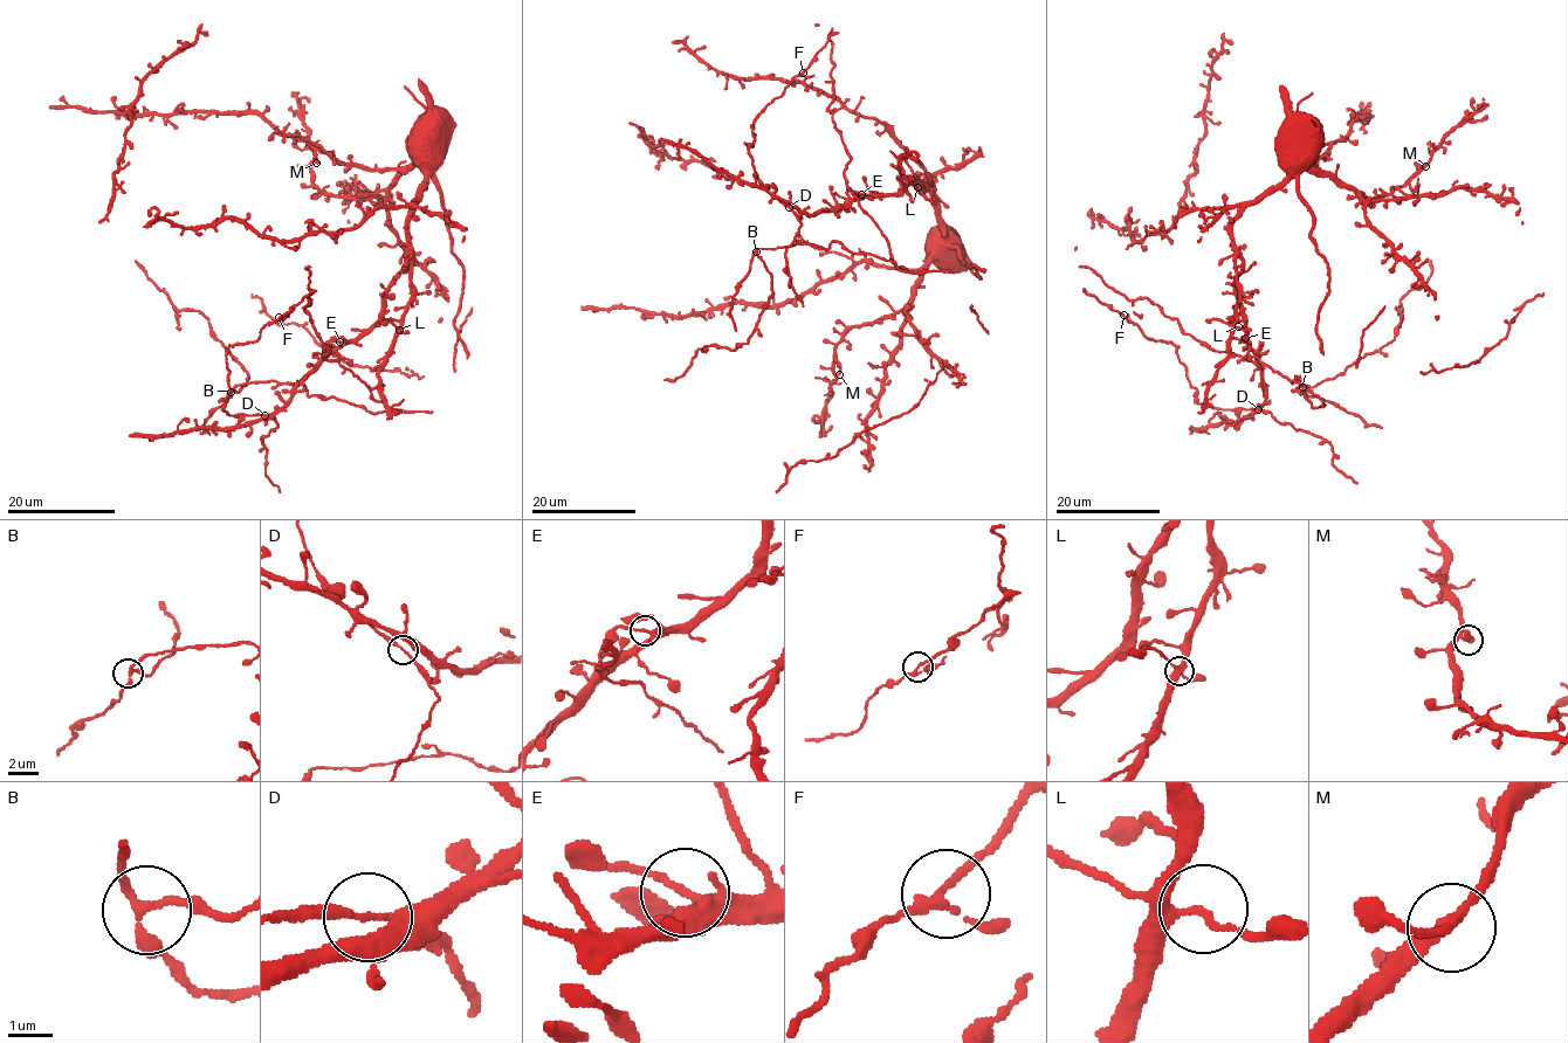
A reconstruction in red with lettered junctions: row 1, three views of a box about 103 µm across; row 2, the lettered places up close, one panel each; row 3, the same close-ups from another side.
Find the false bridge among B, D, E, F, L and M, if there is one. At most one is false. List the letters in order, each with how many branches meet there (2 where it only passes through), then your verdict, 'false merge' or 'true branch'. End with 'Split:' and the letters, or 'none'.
B: 3 branches meet; true branch
D: 3 branches meet; true branch
E: 3 branches meet; true branch
F: 3 branches meet; true branch
L: 3 branches meet; true branch
M: 3 branches meet; true branch
Split: none

